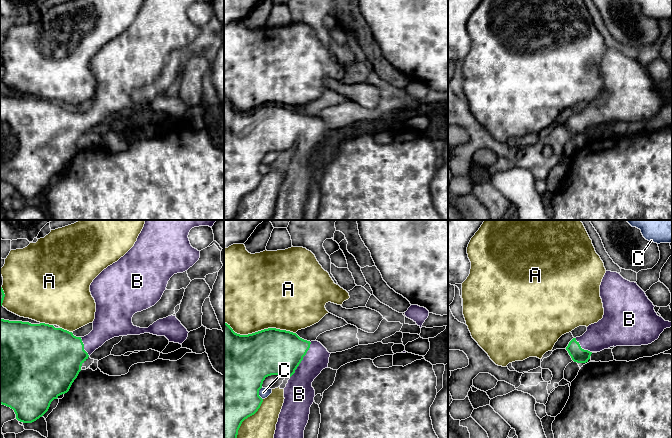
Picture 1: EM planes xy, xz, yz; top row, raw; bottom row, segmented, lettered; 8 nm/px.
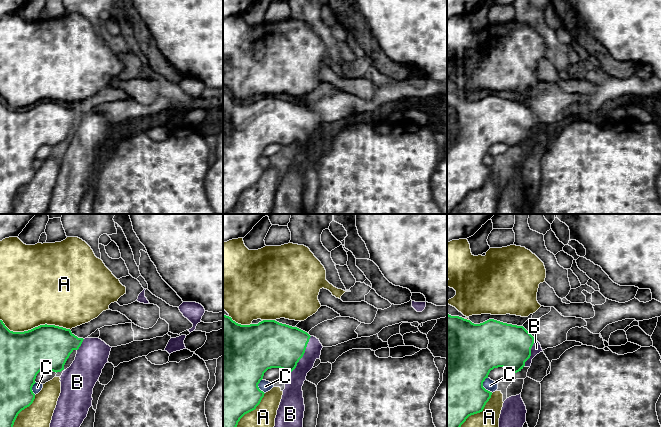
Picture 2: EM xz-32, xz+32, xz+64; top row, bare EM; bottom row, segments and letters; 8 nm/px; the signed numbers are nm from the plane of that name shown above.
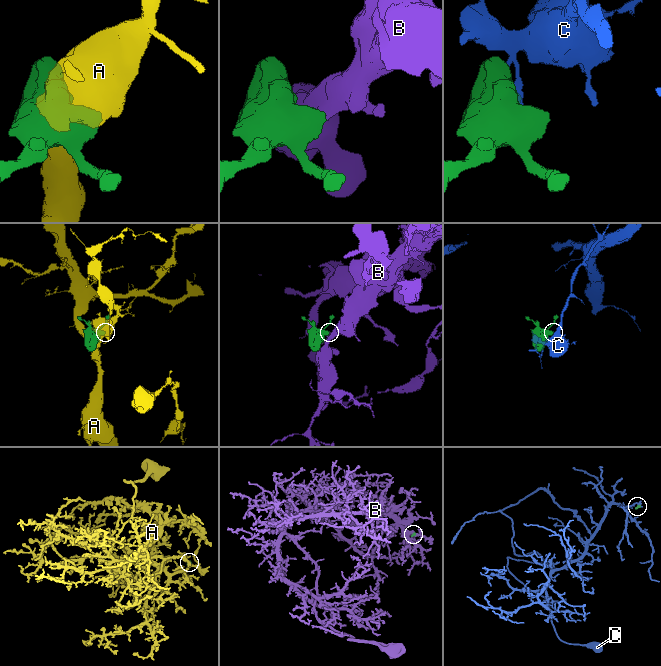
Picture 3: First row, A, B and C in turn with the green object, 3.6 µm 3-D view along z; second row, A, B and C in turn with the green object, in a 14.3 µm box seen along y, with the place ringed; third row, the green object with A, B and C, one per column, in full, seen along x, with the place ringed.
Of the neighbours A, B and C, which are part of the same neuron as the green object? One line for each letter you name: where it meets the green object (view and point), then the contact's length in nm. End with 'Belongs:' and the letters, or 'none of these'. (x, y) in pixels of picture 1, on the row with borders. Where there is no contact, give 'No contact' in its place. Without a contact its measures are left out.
B: Touches green at xz (302, 359). Shared border 340 nm
Belongs: B

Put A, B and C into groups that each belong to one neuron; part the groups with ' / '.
A / B / C

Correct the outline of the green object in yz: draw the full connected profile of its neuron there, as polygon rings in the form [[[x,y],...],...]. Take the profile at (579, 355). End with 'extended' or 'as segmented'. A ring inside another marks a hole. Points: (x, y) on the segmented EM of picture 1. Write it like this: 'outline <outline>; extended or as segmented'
outline [[[606,271],[600,285],[600,297],[604,308],[603,318],[589,325],[582,336],[573,338],[566,347],[574,362],[586,363],[593,352],[613,346],[651,344],[666,328],[672,327],[672,322],[665,321],[657,315],[655,306],[637,283],[624,279],[617,272]]]; extended

